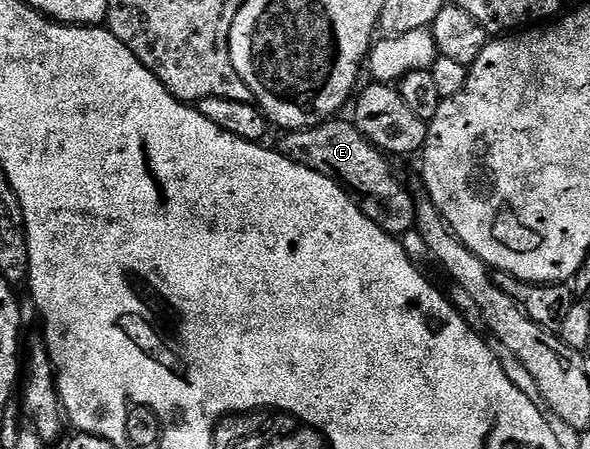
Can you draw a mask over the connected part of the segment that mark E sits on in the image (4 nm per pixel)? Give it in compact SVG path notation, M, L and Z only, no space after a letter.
M352 120L324 121L310 129L295 129L284 134L283 152L295 163L331 179L355 198L359 211L371 219L384 233L396 234L397 229L412 230L416 226L418 202L409 189L393 174L394 162L367 140Z

